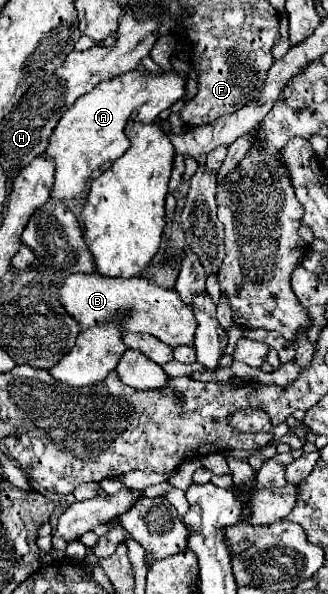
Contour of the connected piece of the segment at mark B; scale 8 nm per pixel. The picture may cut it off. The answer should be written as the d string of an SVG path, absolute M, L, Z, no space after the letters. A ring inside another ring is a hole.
M76 272L68 276L64 284L60 286L60 304L84 330L96 324L116 322L118 326L122 326L122 330L148 332L168 346L194 342L196 320L190 306L180 300L176 290L160 288L156 282L150 282L142 276L106 278L98 272L92 272L92 274ZM118 314L124 314L124 318L116 320Z

